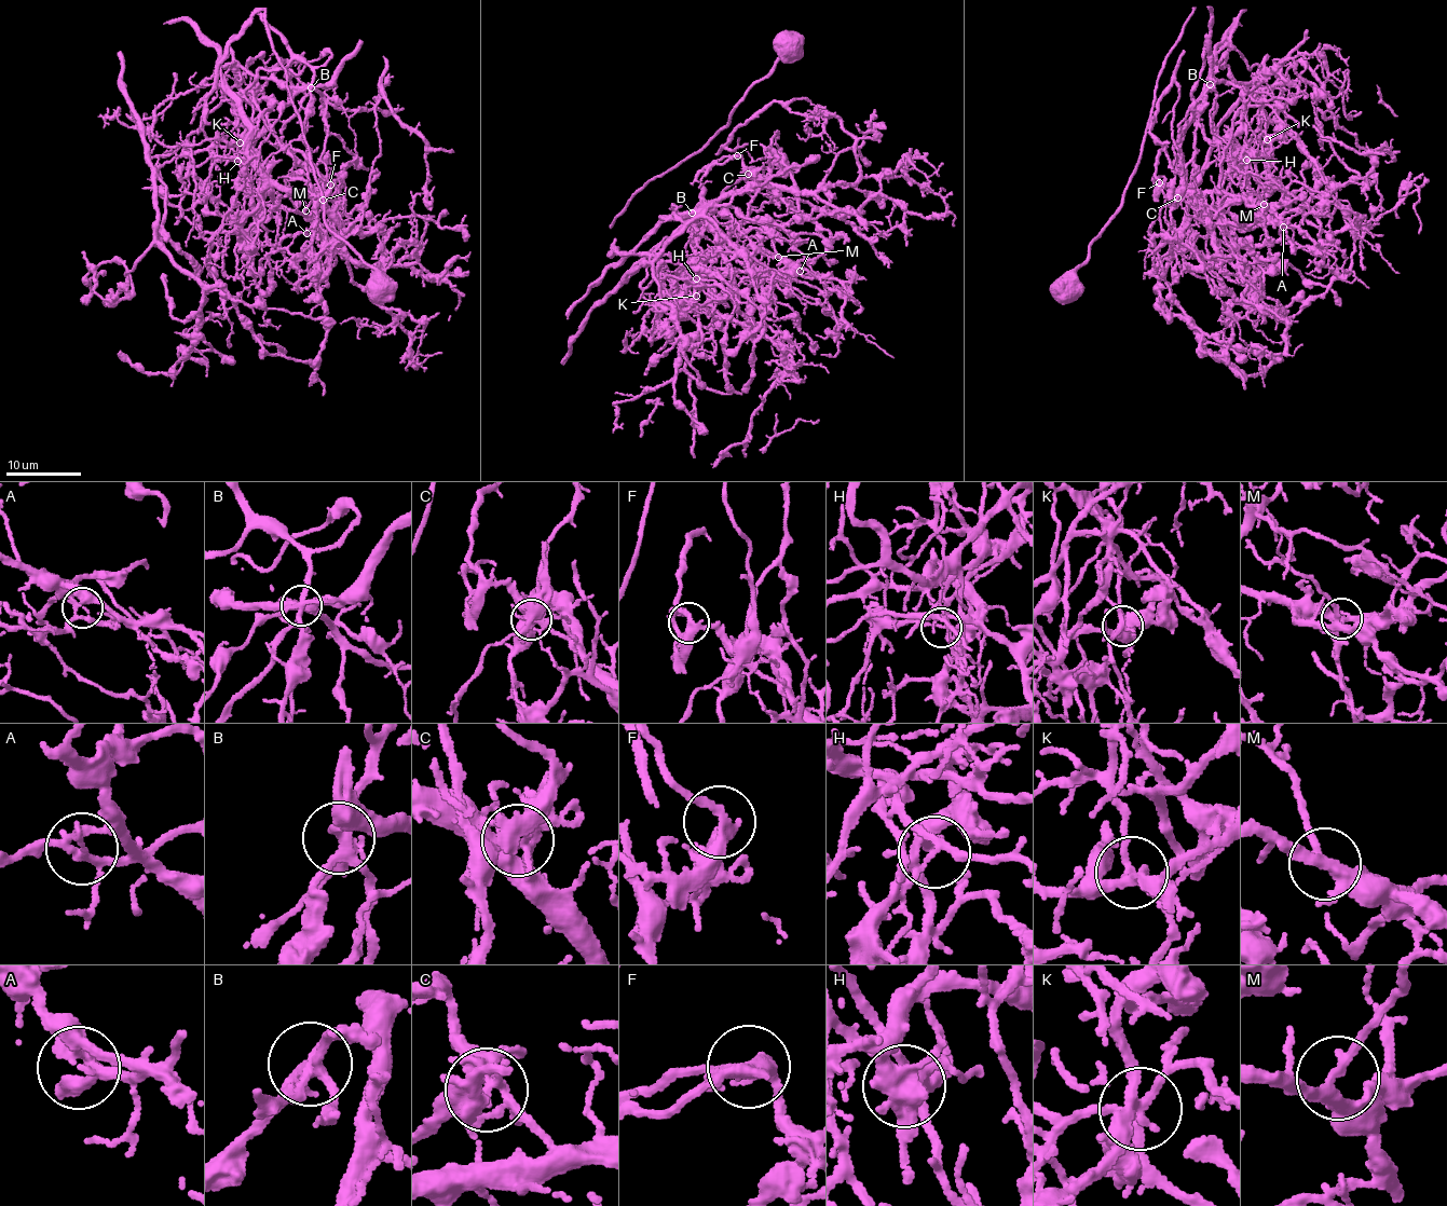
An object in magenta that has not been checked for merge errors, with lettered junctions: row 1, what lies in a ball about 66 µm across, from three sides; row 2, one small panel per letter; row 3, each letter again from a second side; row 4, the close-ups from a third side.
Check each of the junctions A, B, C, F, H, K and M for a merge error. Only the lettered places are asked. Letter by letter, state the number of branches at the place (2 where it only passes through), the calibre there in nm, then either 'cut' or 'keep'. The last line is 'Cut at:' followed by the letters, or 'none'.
A: 3 | 180 nm | cut
B: 5 | 260 nm | cut
C: 6 | 200 nm | cut
F: 3 | 240 nm | keep
H: 3 | 170 nm | cut
K: 4 | 220 nm | cut
M: 3 | 260 nm | keep
Cut at: A, B, C, H, K

